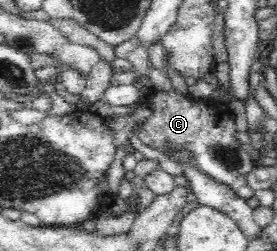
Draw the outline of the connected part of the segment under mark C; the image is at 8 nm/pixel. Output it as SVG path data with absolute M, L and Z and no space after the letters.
M173 88L169 92L154 91L145 103L151 107L151 118L138 130L138 137L147 146L164 152L185 147L193 153L189 163L206 176L231 187L241 198L254 196L246 177L258 163L235 138L237 130L229 103L194 99L192 95L182 95Z

